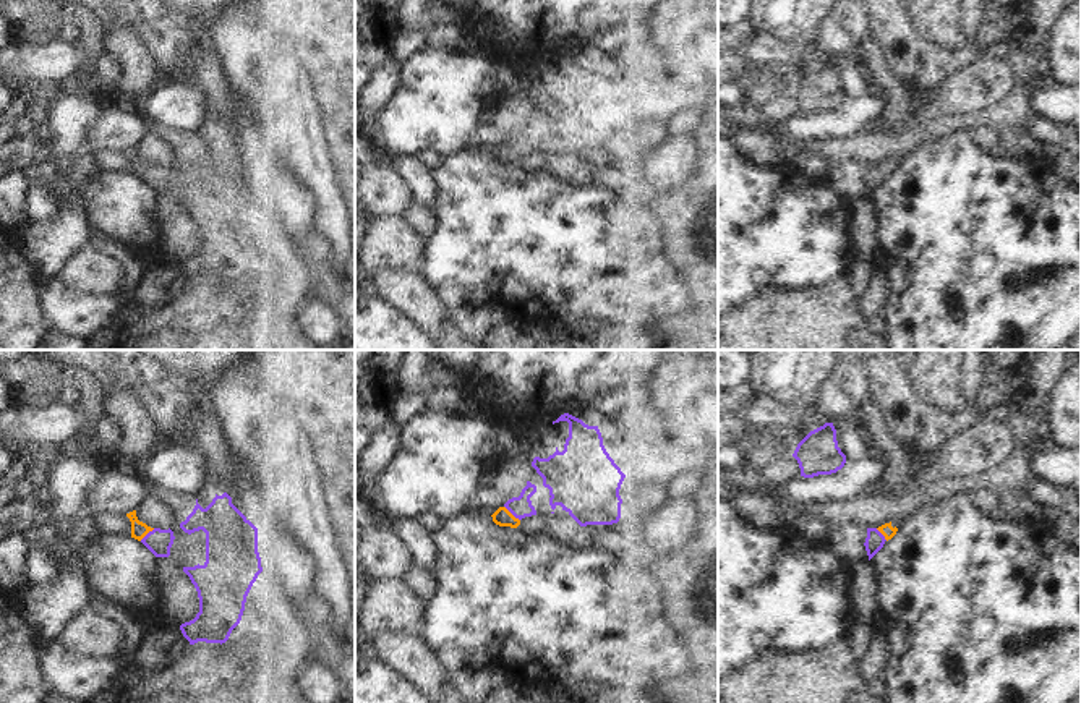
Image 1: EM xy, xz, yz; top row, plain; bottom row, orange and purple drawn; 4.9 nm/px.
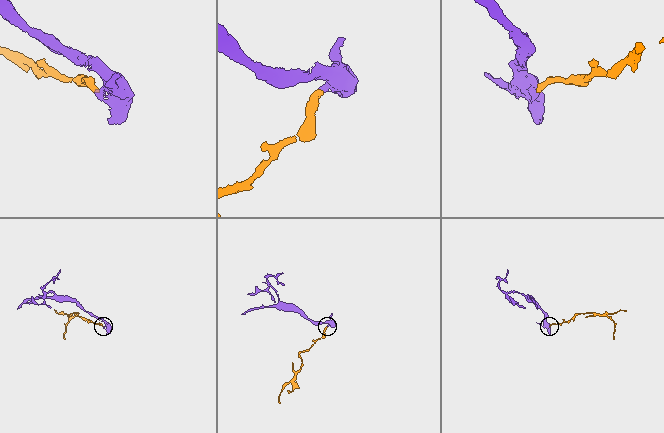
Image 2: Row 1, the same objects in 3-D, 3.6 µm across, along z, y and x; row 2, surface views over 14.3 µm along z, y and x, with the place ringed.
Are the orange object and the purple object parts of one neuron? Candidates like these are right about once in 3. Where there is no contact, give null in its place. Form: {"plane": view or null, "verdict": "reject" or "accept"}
{"plane": "xz", "verdict": "accept"}

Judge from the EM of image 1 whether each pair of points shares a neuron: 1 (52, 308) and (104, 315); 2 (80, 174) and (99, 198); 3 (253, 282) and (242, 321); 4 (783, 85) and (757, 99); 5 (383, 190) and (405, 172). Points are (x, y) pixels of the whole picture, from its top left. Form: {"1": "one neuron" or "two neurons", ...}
{"1": "one neuron", "2": "two neurons", "3": "two neurons", "4": "one neuron", "5": "two neurons"}

